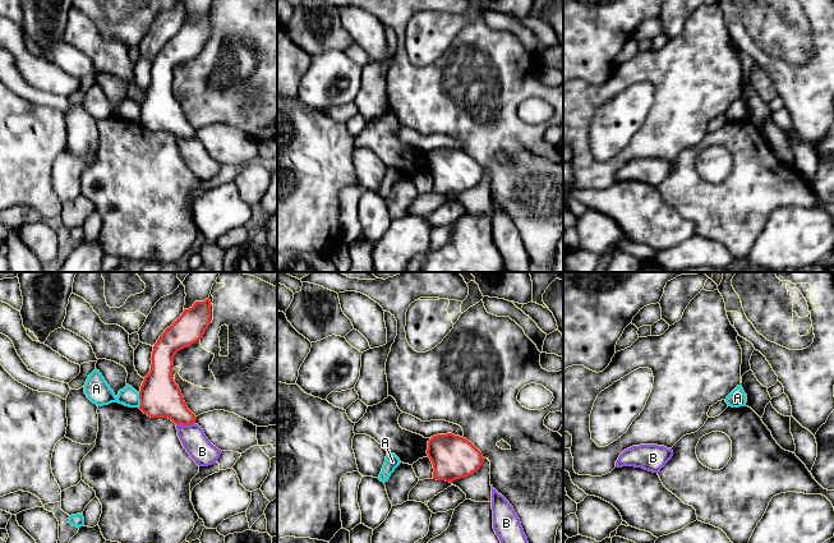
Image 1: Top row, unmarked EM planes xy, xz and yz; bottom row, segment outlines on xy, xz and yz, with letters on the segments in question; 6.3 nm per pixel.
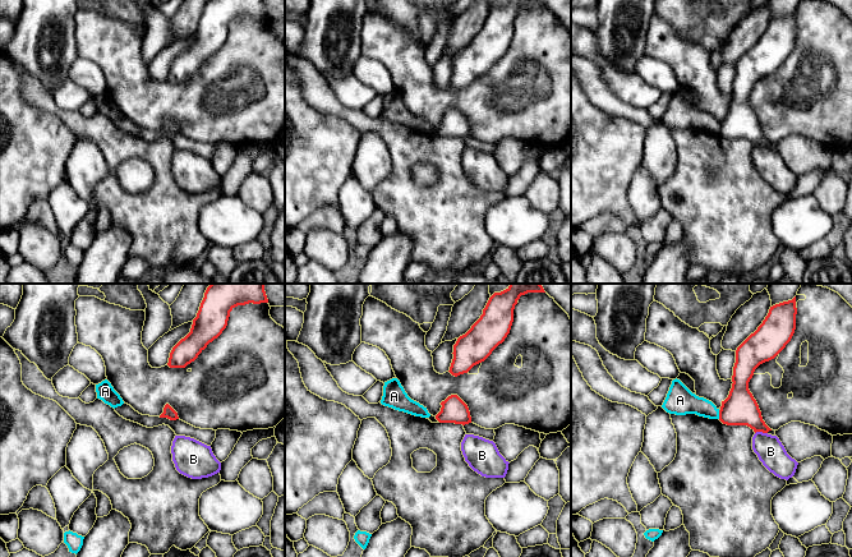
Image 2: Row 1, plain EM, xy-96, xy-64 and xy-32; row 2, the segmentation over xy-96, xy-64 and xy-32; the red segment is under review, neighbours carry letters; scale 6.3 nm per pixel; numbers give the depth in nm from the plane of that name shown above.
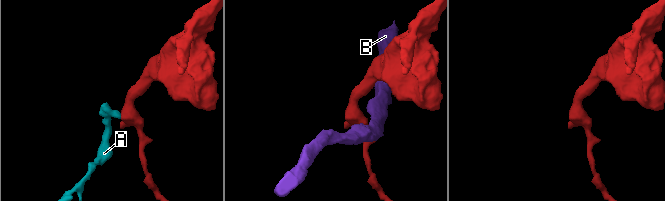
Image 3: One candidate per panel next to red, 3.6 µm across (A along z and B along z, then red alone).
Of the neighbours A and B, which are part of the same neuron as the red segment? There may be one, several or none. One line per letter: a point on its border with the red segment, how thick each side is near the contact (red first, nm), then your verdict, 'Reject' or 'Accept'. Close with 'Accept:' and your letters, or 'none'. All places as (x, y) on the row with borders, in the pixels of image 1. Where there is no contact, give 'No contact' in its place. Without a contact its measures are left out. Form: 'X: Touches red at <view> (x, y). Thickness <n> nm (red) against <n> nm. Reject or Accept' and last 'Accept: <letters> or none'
A: Touches red at xy (139, 399). Thickness 260 nm (red) against 140 nm. Reject
B: Touches red at xy (185, 424). Thickness 260 nm (red) against 160 nm. Reject
Accept: none

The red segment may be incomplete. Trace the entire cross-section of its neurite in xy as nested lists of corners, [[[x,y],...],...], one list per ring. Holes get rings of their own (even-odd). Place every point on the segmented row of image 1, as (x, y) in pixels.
[[[211,300],[195,302],[165,330],[153,346],[149,373],[140,386],[139,409],[151,418],[169,418],[190,425],[197,417],[188,409],[172,378],[175,354],[199,341],[211,323]]]

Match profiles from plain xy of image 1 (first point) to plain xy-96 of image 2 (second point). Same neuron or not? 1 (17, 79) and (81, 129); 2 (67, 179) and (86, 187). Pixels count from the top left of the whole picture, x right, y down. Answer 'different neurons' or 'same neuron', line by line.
1: same neuron
2: different neurons

